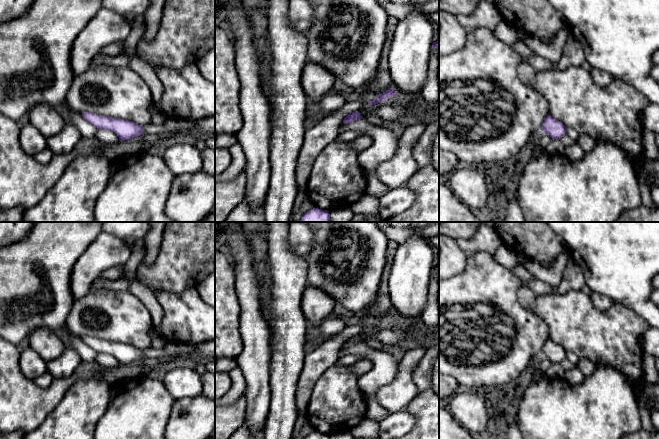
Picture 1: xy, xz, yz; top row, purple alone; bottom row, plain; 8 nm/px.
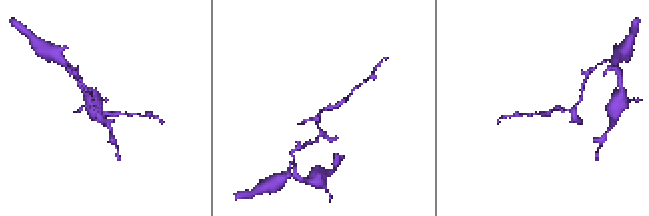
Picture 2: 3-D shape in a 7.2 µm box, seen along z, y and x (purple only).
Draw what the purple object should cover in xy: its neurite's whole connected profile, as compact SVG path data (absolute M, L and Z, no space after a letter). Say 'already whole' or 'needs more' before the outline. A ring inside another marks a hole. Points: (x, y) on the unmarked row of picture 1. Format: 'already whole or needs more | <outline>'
already whole | M90 336L82 337L85 344L97 353L114 356L120 365L130 364L136 360L144 359L144 350L120 342L106 341Z

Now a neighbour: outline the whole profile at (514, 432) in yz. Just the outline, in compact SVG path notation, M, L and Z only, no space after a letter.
M518 420L510 425L506 439L523 439L519 429Z

